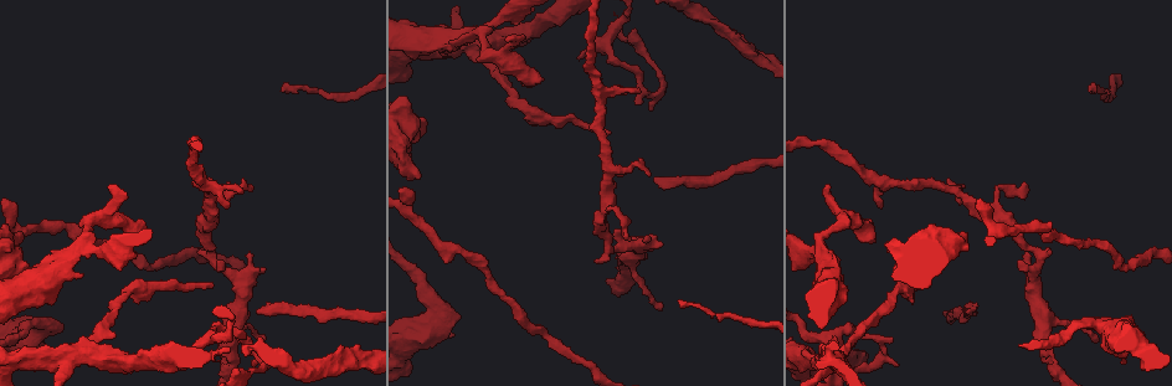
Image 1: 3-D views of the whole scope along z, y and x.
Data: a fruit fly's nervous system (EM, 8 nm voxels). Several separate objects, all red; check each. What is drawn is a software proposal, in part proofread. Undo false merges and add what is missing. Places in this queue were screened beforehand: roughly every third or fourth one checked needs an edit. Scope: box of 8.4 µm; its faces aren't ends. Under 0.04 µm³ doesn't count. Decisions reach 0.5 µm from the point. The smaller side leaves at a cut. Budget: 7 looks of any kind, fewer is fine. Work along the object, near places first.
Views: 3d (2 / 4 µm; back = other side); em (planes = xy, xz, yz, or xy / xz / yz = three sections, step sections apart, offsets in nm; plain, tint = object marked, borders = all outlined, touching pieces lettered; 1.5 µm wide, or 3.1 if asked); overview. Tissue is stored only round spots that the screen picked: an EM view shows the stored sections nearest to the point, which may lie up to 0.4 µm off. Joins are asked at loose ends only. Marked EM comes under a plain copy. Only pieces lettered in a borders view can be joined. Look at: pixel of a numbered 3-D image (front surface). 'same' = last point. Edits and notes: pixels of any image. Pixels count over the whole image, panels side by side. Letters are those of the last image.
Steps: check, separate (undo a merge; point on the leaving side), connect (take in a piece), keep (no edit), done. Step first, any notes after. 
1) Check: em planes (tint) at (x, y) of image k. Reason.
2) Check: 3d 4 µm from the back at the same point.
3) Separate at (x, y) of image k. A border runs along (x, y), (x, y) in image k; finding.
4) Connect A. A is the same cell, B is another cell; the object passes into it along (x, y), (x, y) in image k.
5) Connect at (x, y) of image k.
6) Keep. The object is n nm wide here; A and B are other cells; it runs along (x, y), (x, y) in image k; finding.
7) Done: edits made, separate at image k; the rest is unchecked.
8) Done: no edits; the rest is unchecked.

Check: em planes (tint) at (259, 359) of image 1. Abrupt turn.

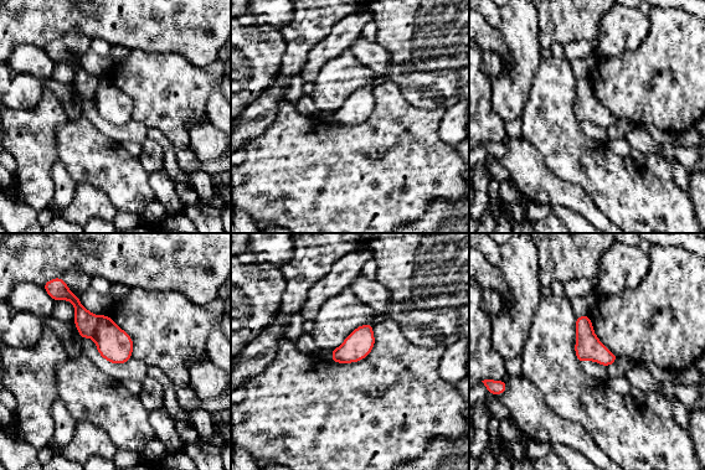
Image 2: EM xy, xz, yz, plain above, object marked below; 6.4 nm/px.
Check: em planes (borders) at the same point. What lies round it.

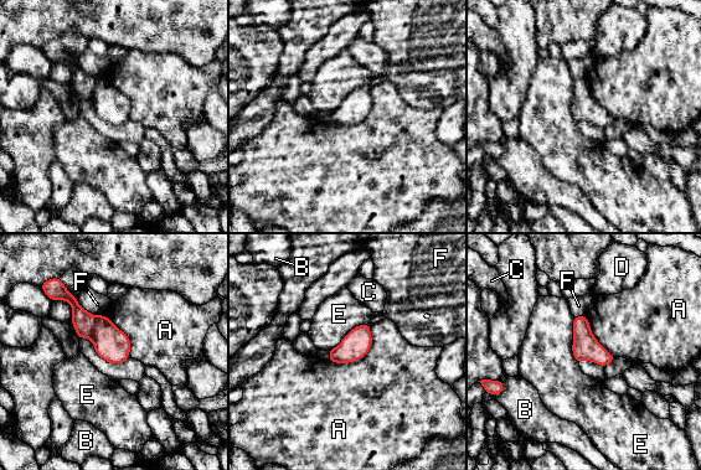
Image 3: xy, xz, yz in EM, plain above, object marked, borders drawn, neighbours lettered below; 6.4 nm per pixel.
Separate at (111, 344) of image 3. The longest contact is with A, 380 nm; A, B, C, D, E and F are other cells; a border runs along (97, 316), (96, 325), (89, 336) in image 3; a second neuron is stuck on.

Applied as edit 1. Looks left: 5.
Check: overview.

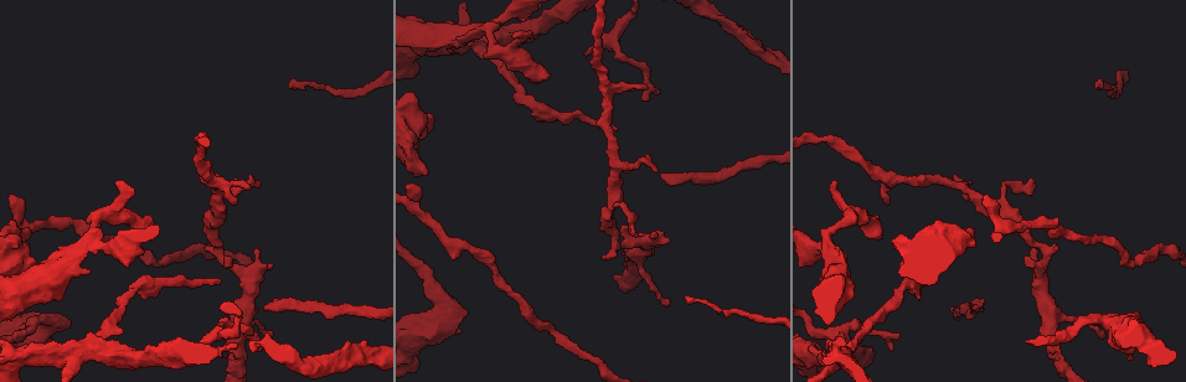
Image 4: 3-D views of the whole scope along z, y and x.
Check: 3d 4 µm at (235, 205) of image 4. An open end.

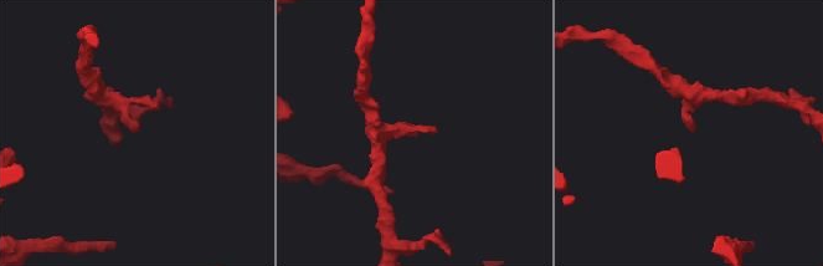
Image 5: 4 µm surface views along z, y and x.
Check: em xy step 8 (tint) at (134, 128) of image 5. Need the tissue.

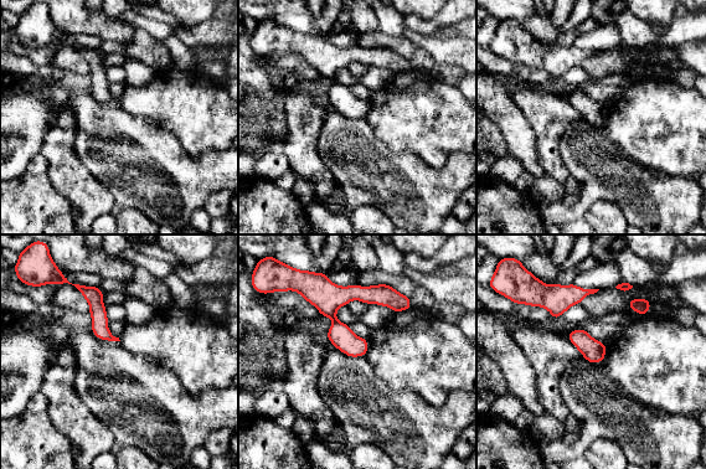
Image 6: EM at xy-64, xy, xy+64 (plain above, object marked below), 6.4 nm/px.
Check: em planes (borders) at the same point. Cut it another way.

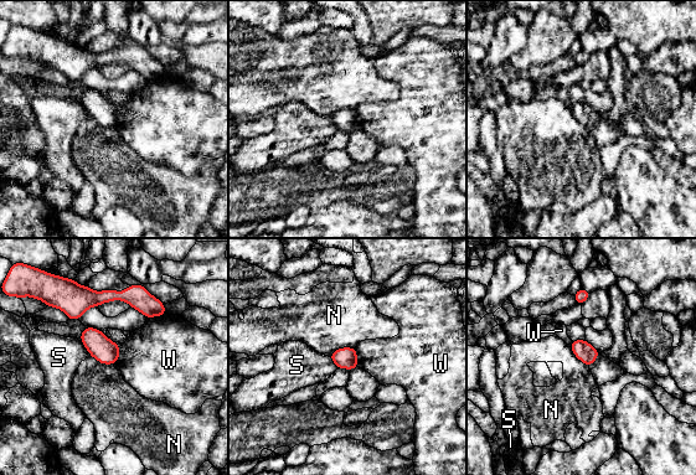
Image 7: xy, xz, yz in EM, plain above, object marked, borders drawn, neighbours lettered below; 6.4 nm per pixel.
Keep. The object is 120 nm wide here; N, S and W are other cells; a border runs along (355, 347), (339, 347), (329, 356) in image 7; none of them fits.

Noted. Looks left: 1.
Done: edits made, separate at image 3; the rest is unchecked.

